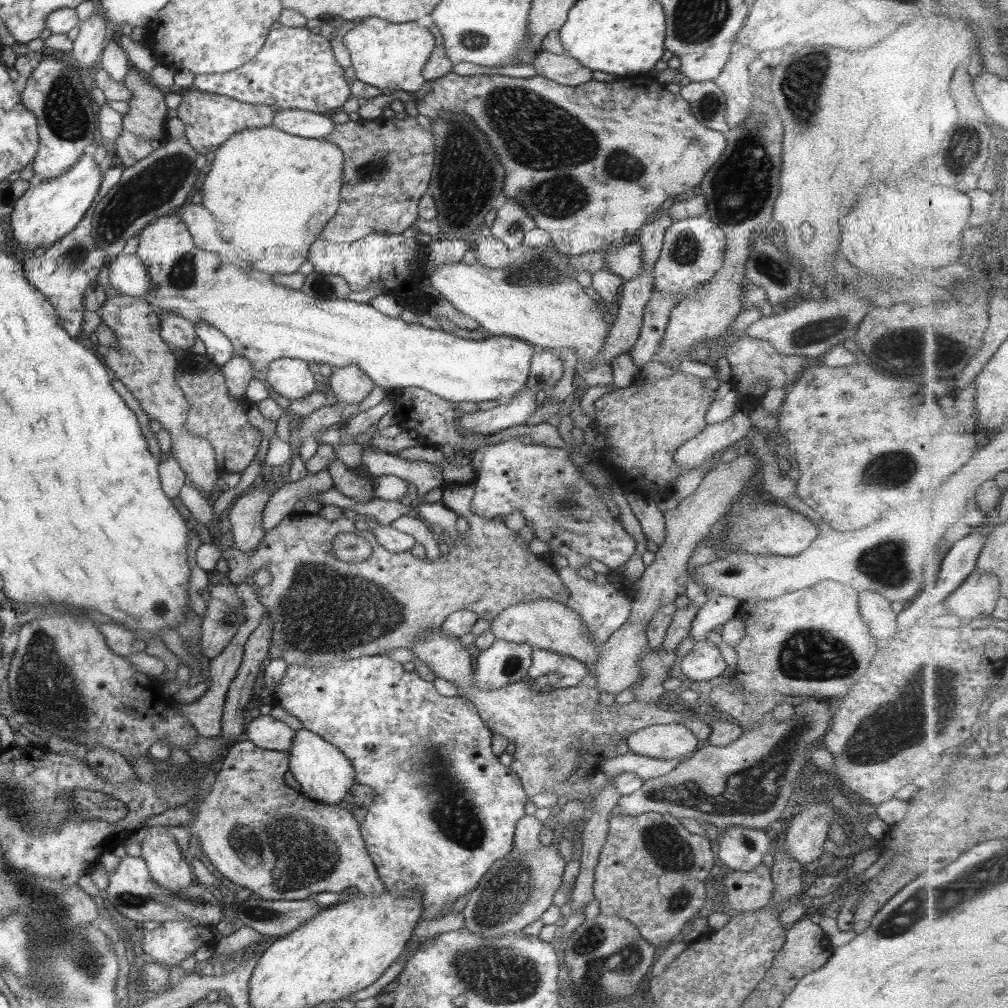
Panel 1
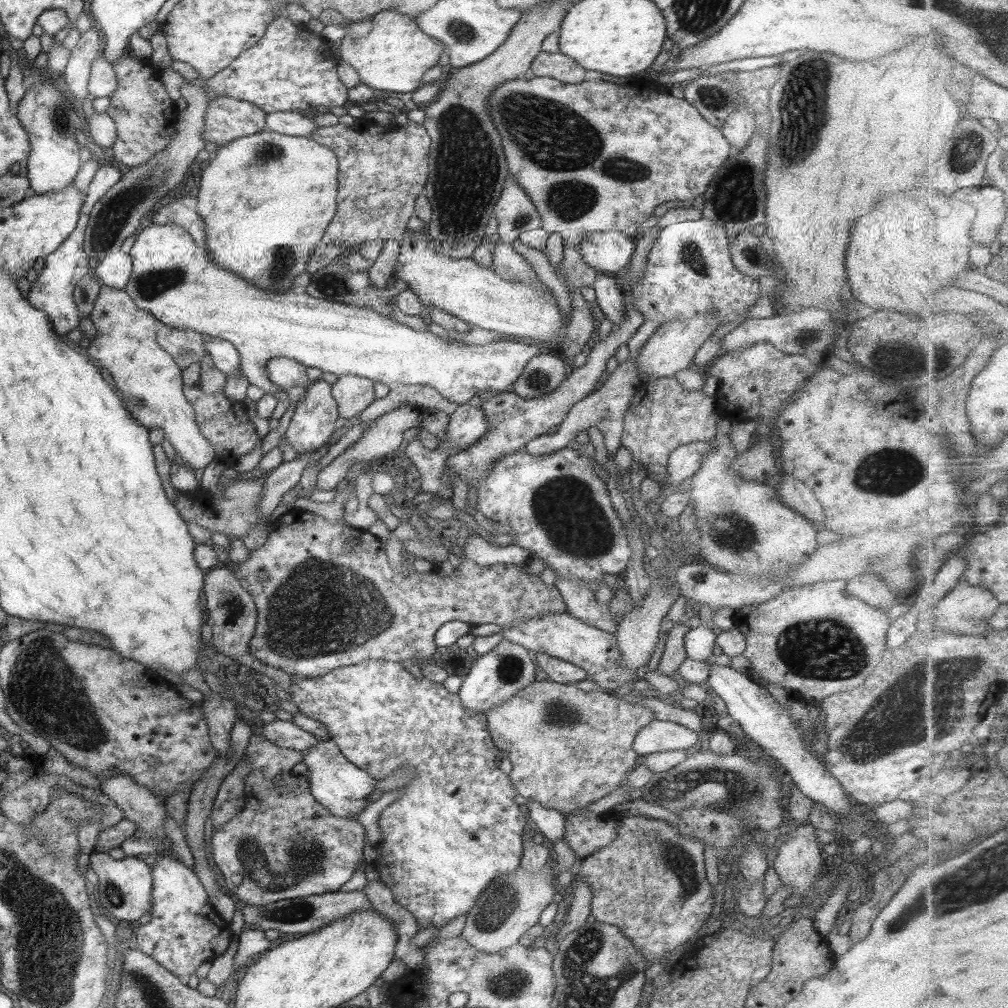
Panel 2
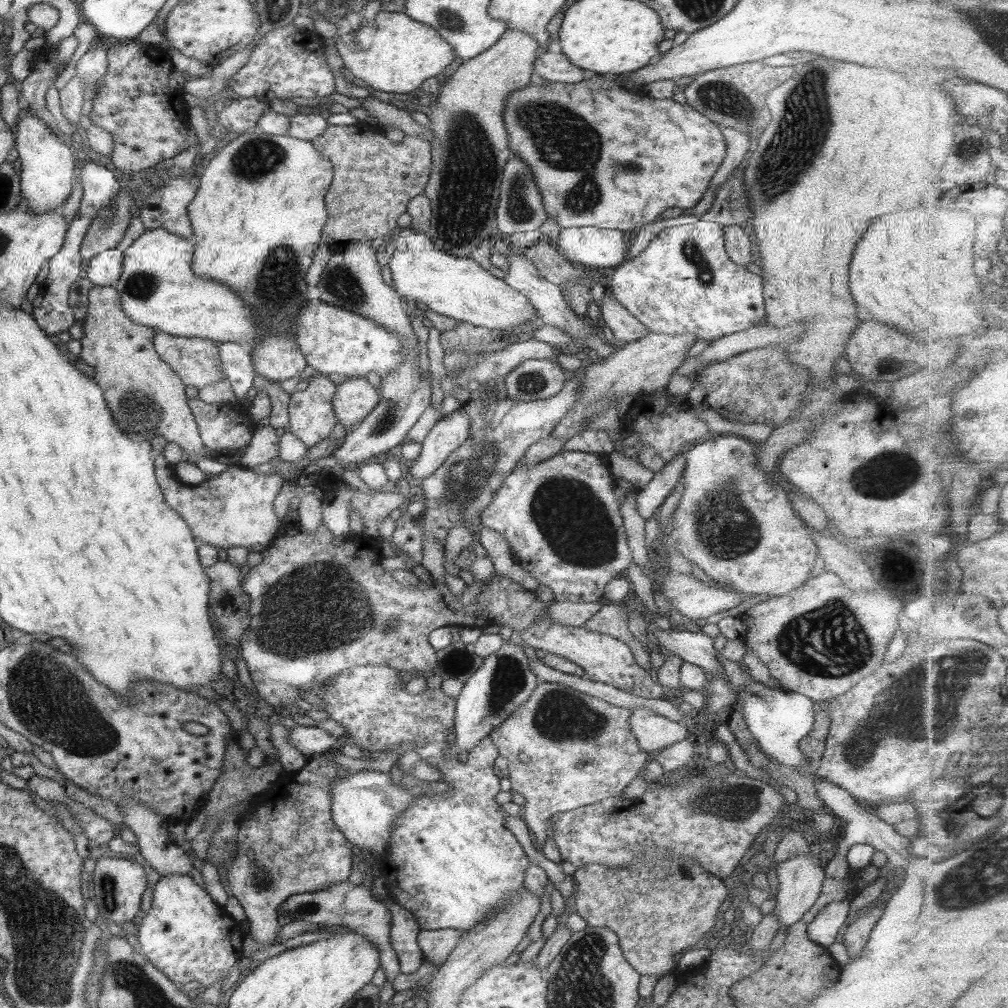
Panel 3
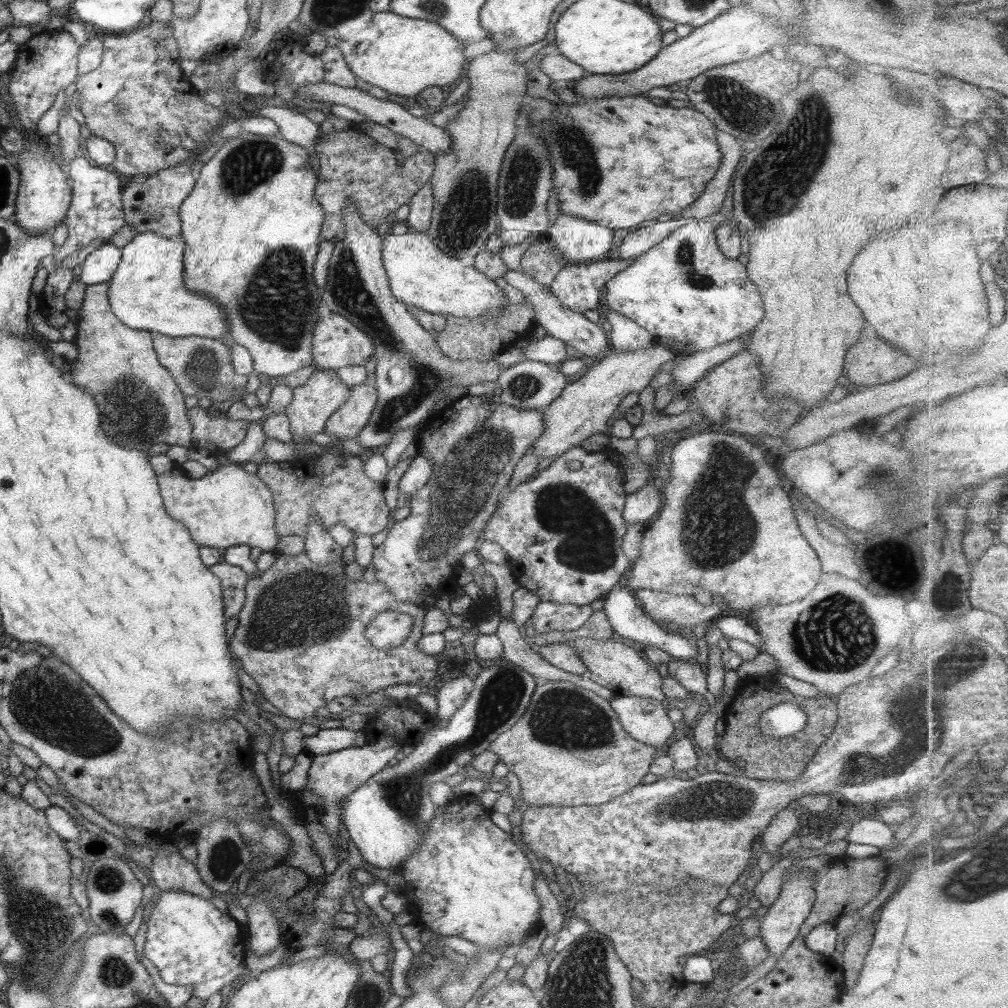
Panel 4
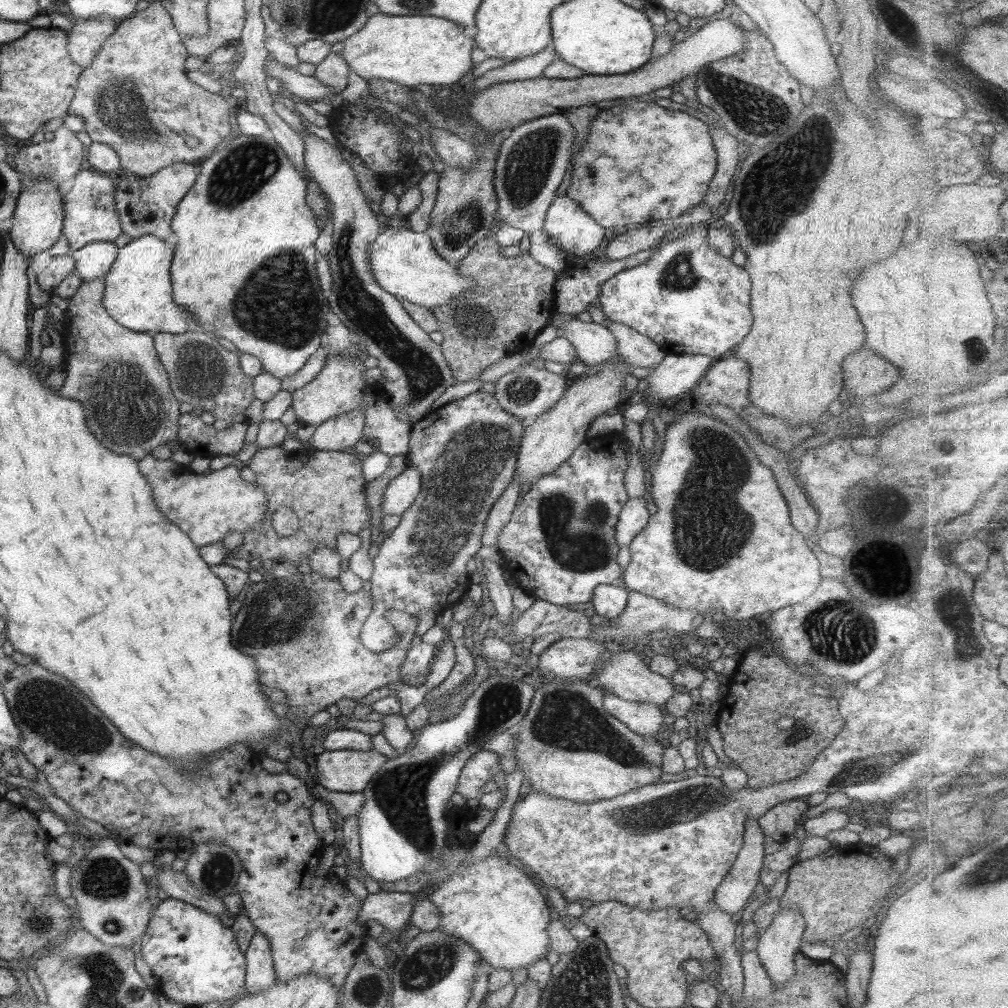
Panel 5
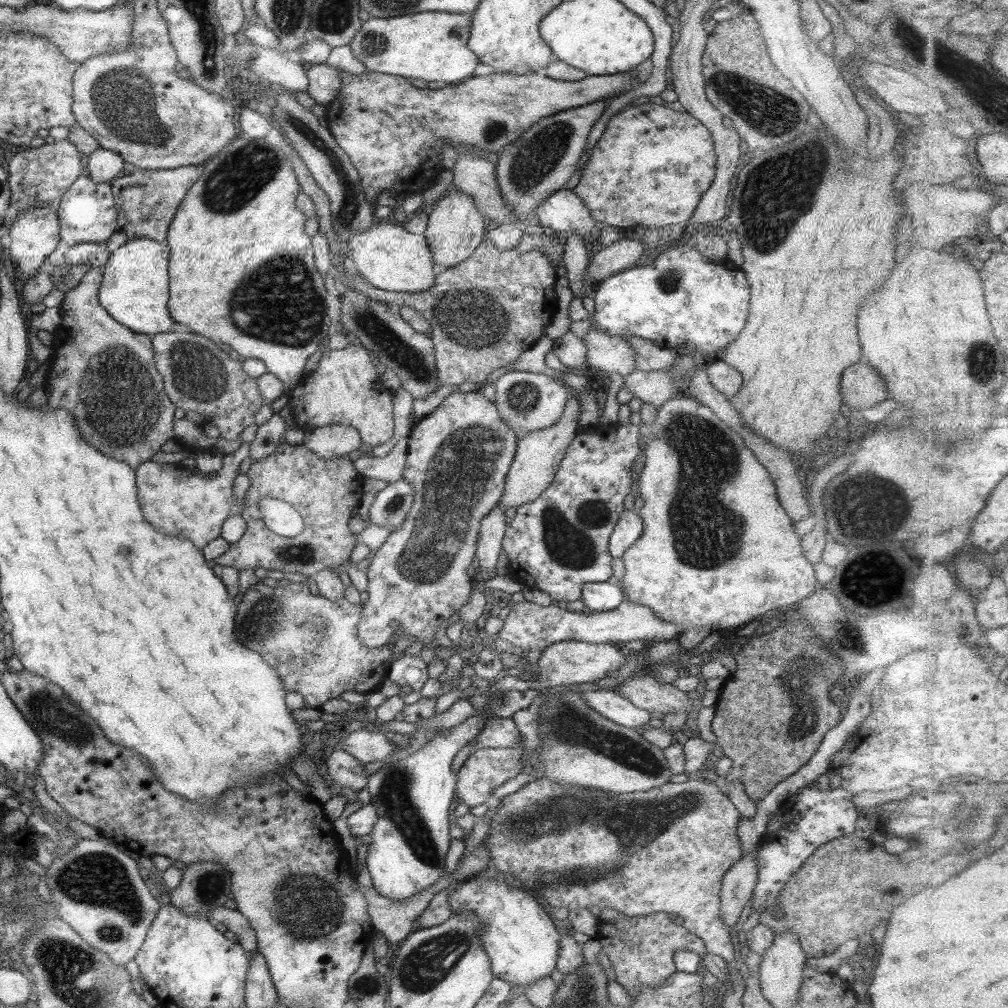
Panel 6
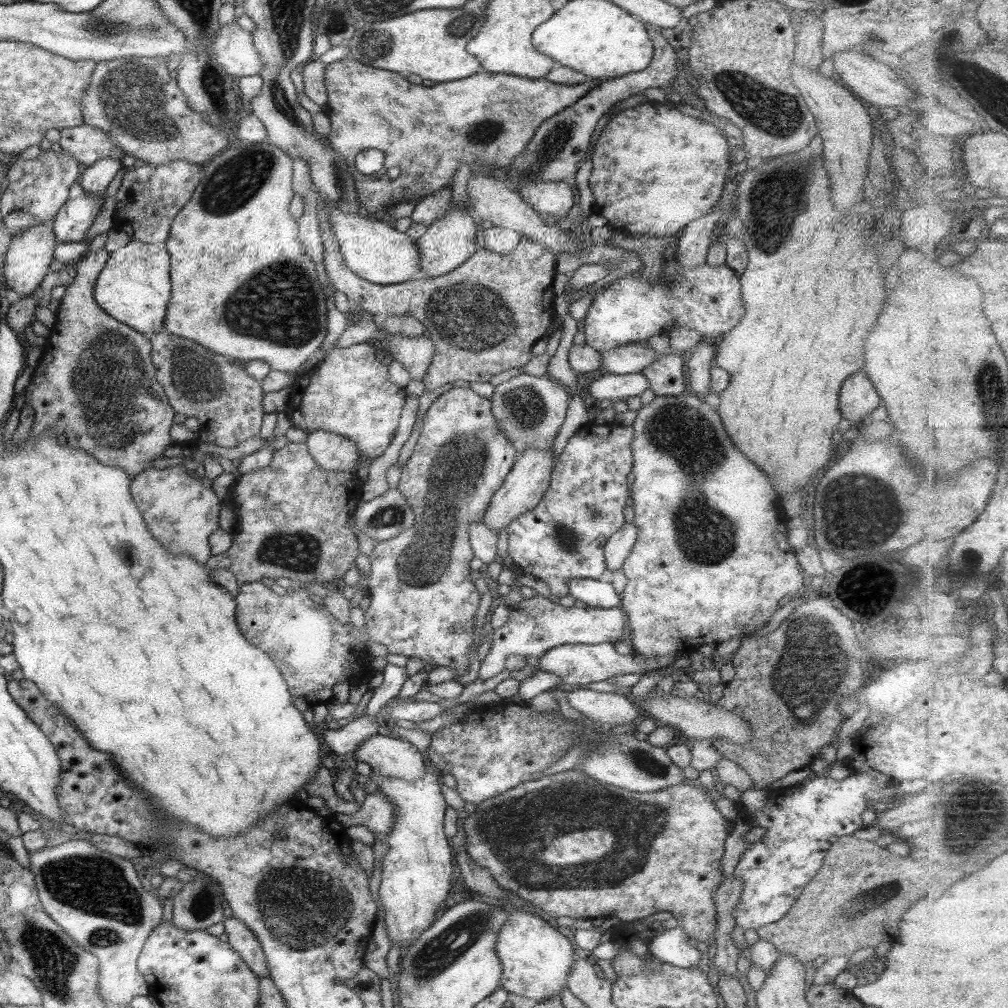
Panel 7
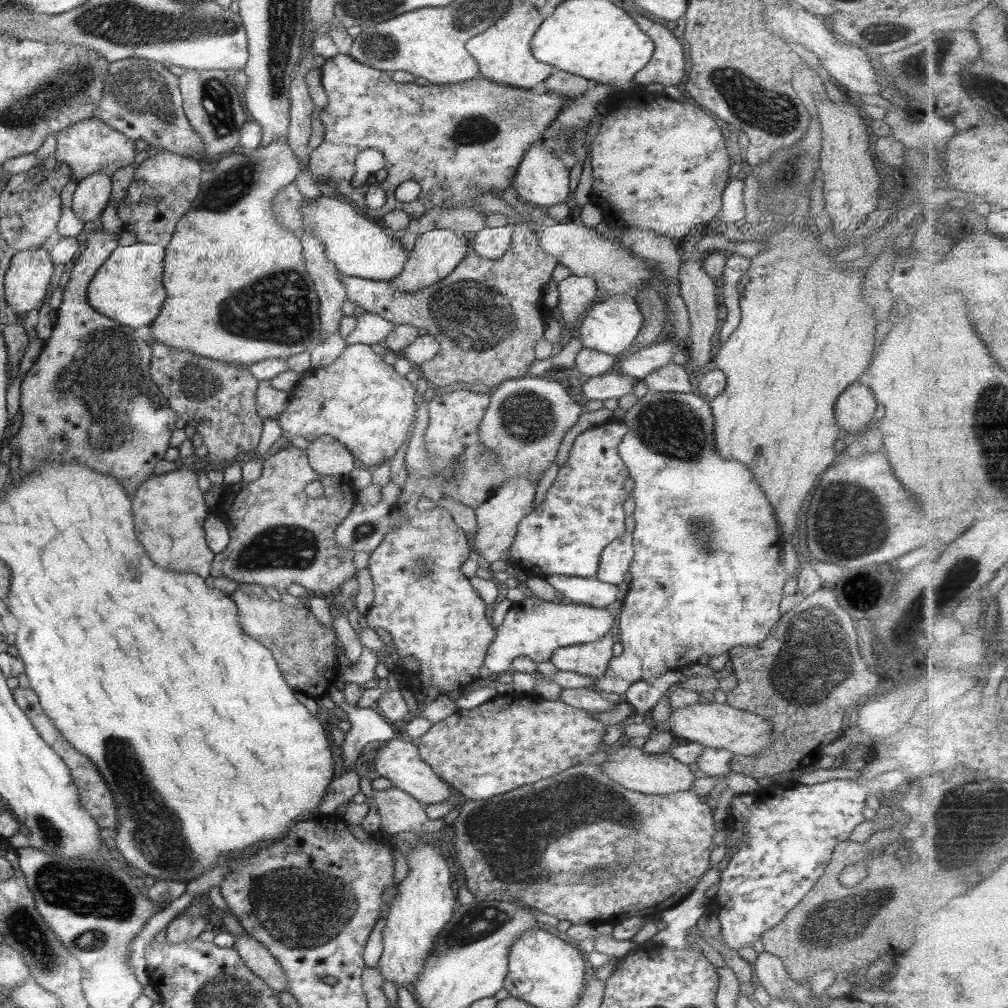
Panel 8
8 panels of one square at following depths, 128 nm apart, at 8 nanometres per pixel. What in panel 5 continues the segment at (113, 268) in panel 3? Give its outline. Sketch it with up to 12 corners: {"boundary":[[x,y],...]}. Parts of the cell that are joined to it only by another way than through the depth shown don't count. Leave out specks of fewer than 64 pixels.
{"boundary":[[89,242],[69,252],[81,281],[104,277],[118,248]]}

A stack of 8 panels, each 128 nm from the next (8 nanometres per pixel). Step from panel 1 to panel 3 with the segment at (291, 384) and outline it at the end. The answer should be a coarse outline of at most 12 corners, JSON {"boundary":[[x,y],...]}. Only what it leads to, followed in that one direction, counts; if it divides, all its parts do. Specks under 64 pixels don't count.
{"boundary":[[247,130],[187,205],[191,271],[254,312],[281,382],[327,222],[331,162]]}

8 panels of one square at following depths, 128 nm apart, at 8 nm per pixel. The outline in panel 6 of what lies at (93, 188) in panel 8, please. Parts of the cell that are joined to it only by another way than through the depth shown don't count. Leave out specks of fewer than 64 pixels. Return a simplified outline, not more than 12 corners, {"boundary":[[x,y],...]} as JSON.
{"boundary":[[97,147],[87,158],[87,177],[111,183],[122,158]]}

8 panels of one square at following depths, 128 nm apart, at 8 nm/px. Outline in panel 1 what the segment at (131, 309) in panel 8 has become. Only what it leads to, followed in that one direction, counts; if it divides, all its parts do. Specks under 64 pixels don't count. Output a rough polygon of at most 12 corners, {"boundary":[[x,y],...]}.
{"boundary":[[170,213],[135,255],[160,313],[381,390],[515,395],[532,346],[464,340],[257,282]]}

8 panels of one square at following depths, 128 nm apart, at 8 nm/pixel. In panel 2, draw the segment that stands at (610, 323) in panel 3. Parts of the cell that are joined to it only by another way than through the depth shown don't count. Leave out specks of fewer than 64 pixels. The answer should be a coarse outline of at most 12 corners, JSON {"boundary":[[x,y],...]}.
{"boundary":[[615,275],[596,276],[590,287],[613,328],[621,325],[624,296]]}

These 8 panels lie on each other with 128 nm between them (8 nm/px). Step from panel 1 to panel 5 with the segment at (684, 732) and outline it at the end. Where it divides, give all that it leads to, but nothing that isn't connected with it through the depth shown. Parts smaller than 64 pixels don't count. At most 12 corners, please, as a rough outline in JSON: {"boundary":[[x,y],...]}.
{"boundary":[[608,693],[607,713],[639,736],[663,728],[663,709]]}

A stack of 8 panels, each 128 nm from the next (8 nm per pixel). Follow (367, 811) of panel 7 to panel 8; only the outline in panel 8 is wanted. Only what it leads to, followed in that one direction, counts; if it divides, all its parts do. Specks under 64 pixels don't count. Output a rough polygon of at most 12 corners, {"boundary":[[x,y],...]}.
{"boundary":[[359,778],[359,789],[377,806],[379,829],[431,833],[446,827],[429,820],[424,806],[394,787],[373,790]]}

